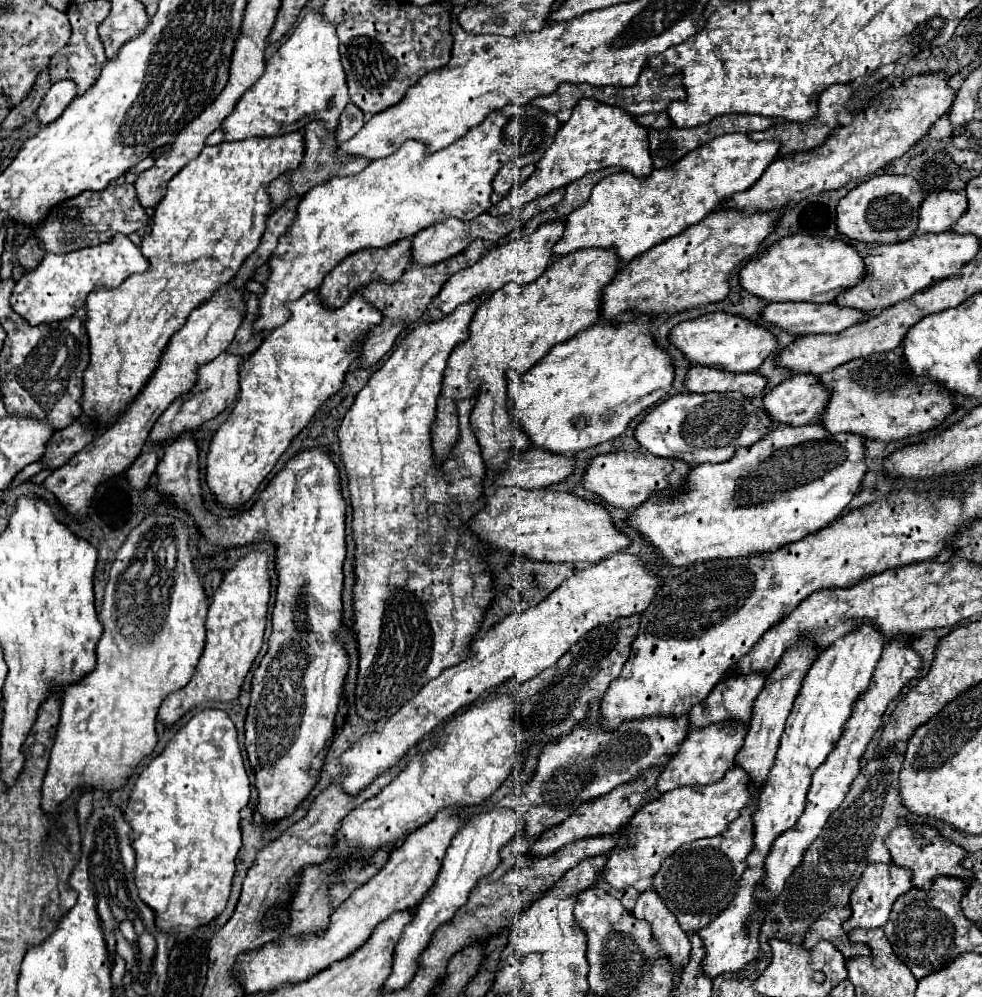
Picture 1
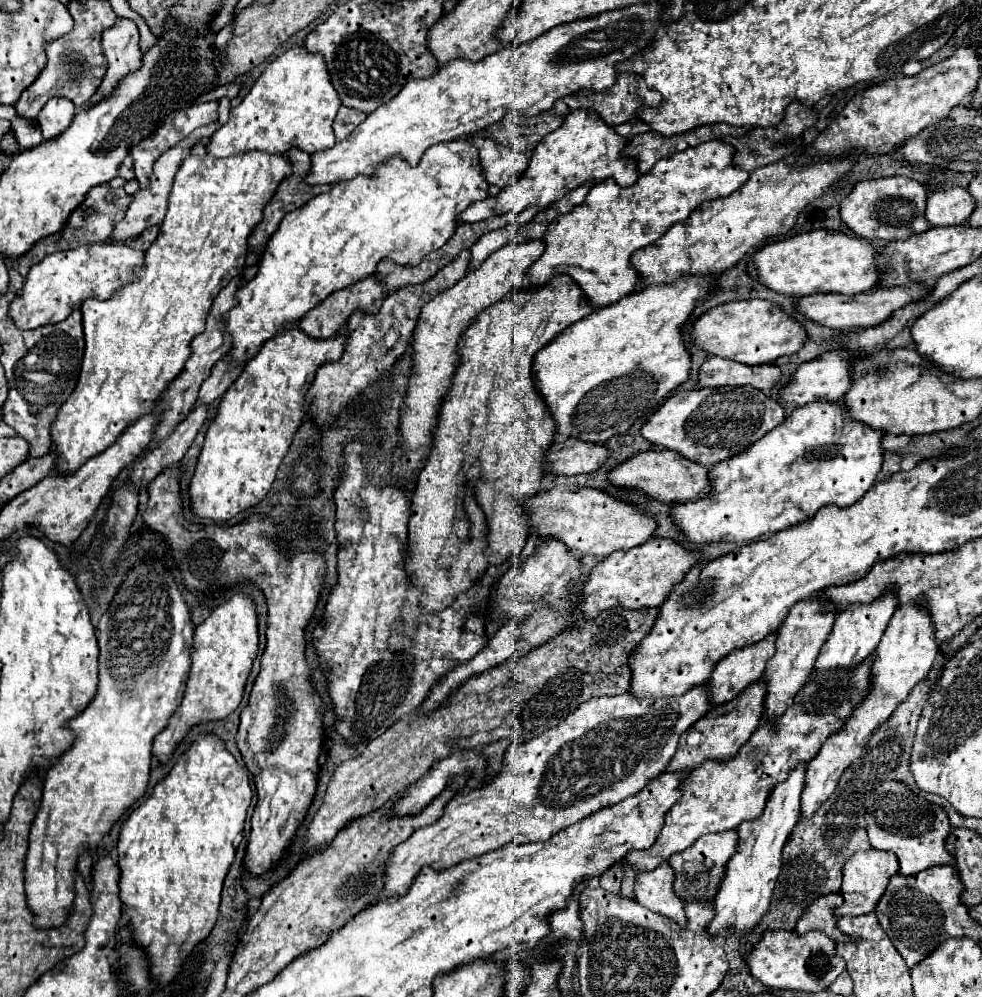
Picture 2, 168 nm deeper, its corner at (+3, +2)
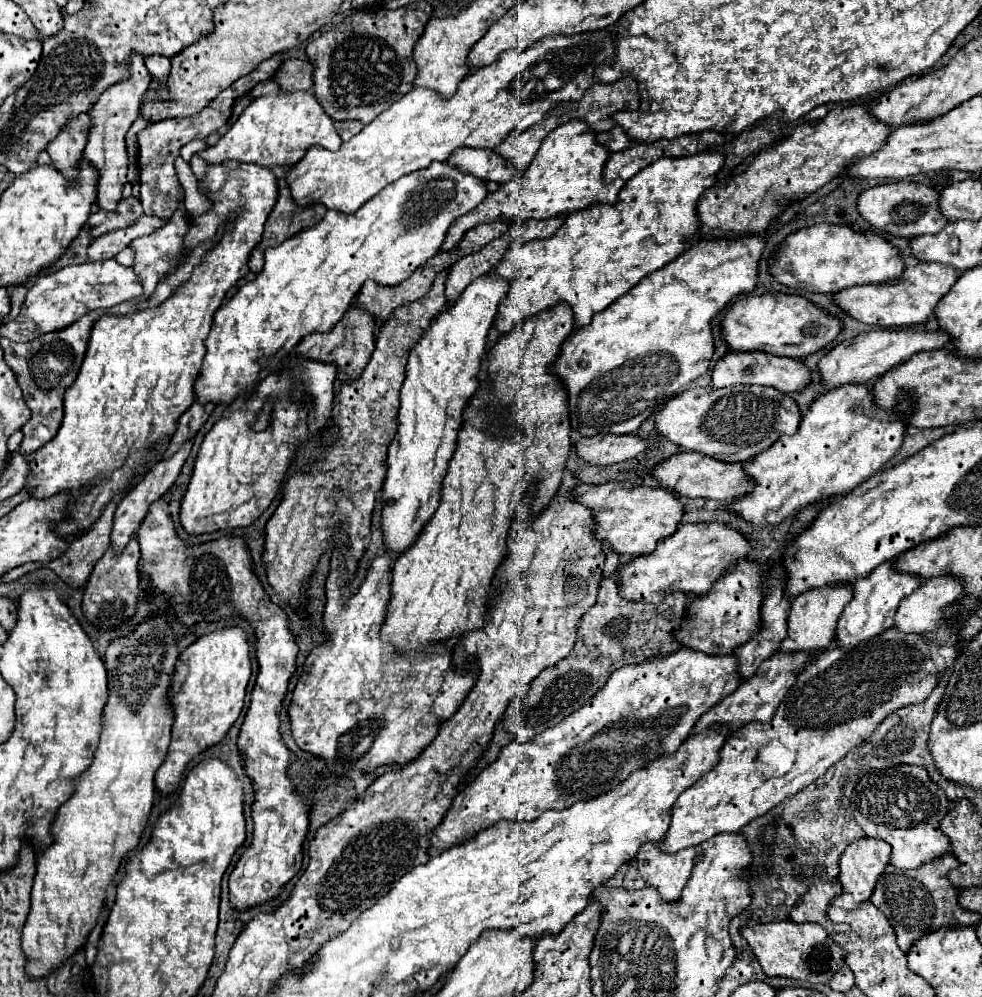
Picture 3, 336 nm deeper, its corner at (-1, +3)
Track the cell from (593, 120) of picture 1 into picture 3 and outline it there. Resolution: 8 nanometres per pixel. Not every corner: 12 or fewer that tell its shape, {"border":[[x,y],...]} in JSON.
{"border":[[579,120],[549,132],[533,162],[451,224],[467,230],[615,204],[609,152]]}

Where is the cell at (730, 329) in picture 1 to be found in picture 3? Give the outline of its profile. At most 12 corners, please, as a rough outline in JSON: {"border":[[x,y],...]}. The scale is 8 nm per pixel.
{"border":[[797,294],[739,298],[731,350],[807,358],[841,320]]}

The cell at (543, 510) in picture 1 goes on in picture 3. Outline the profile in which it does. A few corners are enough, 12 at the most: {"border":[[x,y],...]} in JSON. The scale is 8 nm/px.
{"border":[[629,482],[593,486],[597,538],[631,556],[675,534],[685,504]]}

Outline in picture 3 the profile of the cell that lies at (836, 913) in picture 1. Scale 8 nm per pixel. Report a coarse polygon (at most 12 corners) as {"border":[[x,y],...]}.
{"border":[[837,880],[811,886],[791,910],[793,922],[821,924],[829,934],[847,924],[827,918],[827,906],[841,894]]}

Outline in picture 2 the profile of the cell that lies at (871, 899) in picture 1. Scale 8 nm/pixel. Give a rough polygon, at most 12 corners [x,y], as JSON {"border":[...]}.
{"border":[[875,849],[843,869],[835,917],[873,913],[899,859]]}

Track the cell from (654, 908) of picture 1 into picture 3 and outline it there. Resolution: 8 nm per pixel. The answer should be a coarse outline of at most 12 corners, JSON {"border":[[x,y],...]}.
{"border":[[645,842],[637,868],[663,900],[675,902],[697,848],[667,854]]}

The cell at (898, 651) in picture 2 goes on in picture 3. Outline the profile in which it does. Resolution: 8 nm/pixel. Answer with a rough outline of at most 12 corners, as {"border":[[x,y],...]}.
{"border":[[927,578],[895,614],[903,632],[939,628],[963,580]]}

